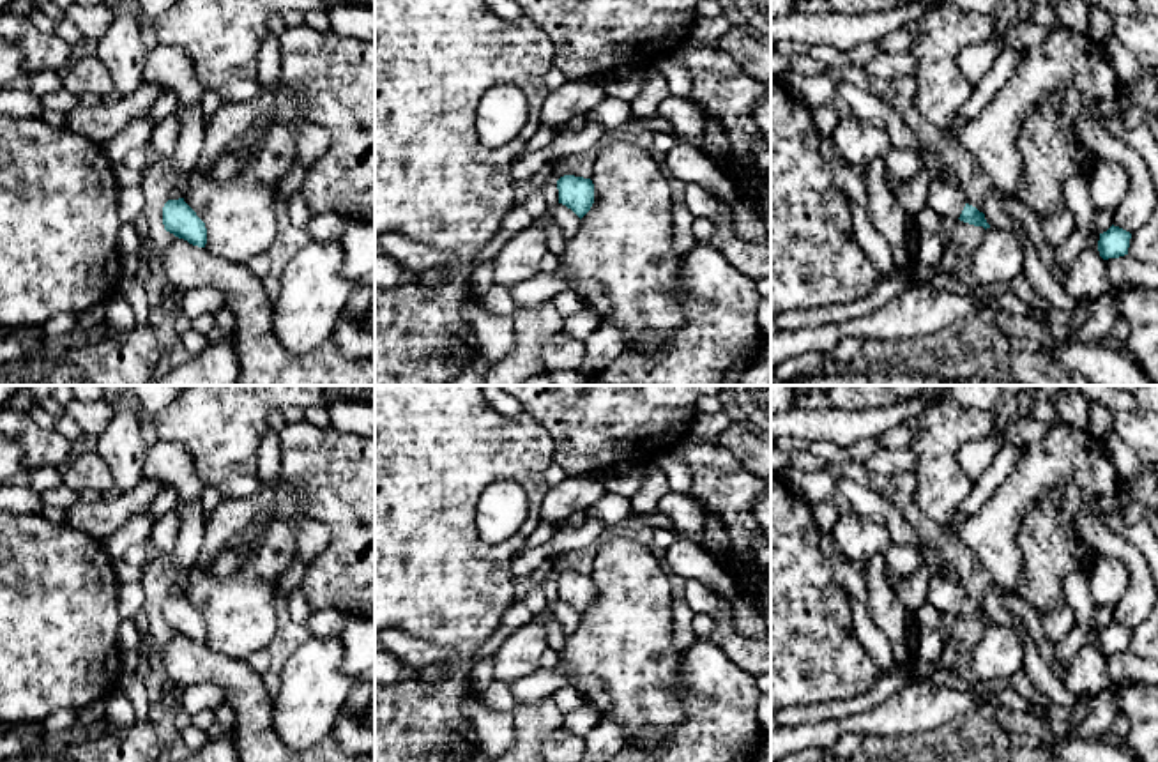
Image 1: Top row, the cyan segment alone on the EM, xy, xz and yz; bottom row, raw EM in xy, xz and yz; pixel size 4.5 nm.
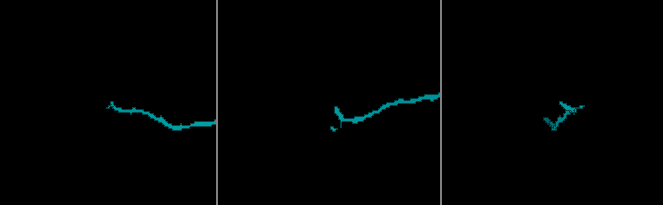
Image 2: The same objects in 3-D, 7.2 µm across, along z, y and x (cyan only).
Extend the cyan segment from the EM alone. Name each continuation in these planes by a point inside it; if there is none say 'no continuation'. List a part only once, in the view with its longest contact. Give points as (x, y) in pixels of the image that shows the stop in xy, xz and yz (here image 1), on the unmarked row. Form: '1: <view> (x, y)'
1: yz (944, 593)

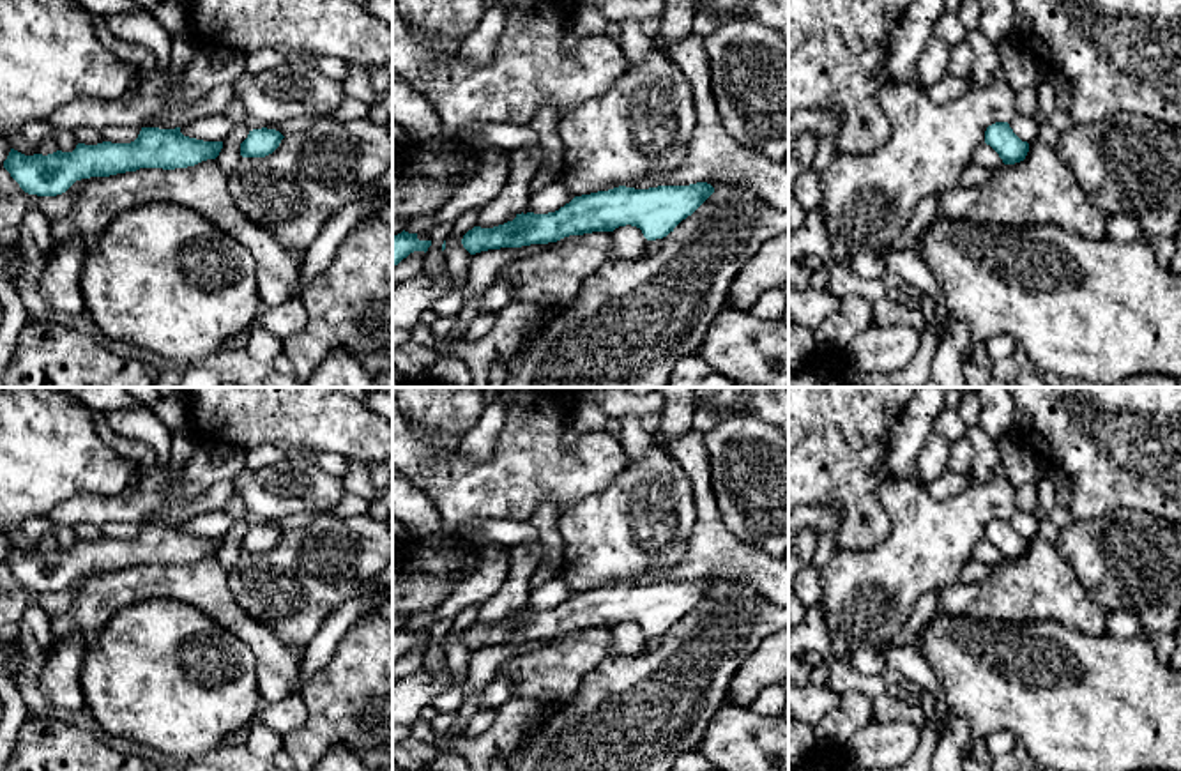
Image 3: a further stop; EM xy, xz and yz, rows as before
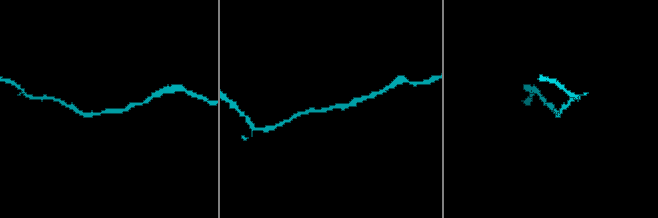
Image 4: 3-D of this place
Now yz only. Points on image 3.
no continuation

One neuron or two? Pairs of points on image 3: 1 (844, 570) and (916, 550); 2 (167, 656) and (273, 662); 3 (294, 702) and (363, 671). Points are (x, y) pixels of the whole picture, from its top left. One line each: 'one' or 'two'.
1: one
2: two
3: two

